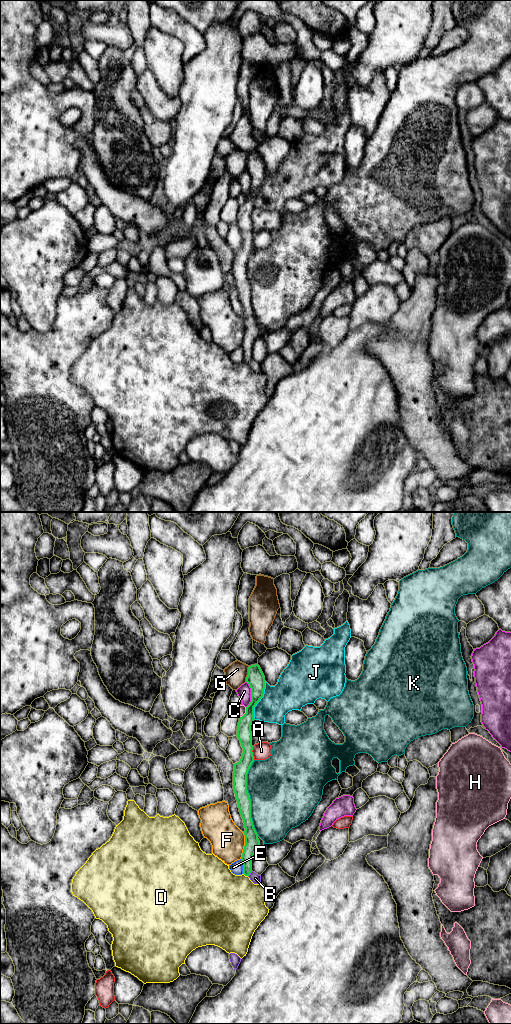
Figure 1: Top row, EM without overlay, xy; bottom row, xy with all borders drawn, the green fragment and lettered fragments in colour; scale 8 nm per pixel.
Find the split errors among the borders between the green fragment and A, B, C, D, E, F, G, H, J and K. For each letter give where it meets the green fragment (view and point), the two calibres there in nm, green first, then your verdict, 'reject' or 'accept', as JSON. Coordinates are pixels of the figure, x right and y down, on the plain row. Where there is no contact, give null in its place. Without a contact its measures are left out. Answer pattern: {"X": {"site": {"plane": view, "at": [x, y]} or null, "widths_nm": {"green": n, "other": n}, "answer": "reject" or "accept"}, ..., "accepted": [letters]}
{"A": {"site": {"plane": "xy", "at": [252, 241]}, "widths_nm": {"green": 120, "other": 140}, "answer": "reject"}, "B": {"site": {"plane": "xy", "at": [249, 362]}, "widths_nm": {"green": 120, "other": 80}, "answer": "reject"}, "C": {"site": {"plane": "xy", "at": [251, 182]}, "widths_nm": {"green": 140, "other": 110}, "answer": "reject"}, "D": {"site": {"plane": "xy", "at": [245, 363]}, "widths_nm": {"green": 110, "other": 460}, "answer": "reject"}, "E": {"site": {"plane": "xy", "at": [243, 354]}, "widths_nm": {"green": 120, "other": 100}, "answer": "reject"}, "F": {"site": {"plane": "xy", "at": [244, 334]}, "widths_nm": {"green": 120, "other": 260}, "answer": "reject"}, "G": {"site": {"plane": "xy", "at": [248, 162]}, "widths_nm": {"green": 140, "other": 170}, "answer": "reject"}, "H": {"site": {"plane": "xy", "at": [245, 201]}, "widths_nm": {"green": 120, "other": 70}, "answer": "reject"}, "J": {"site": {"plane": "xy", "at": [259, 188]}, "widths_nm": {"green": 140, "other": 260}, "answer": "reject"}, "K": {"site": {"plane": "xy", "at": [249, 286]}, "widths_nm": {"green": 120, "other": 480}, "answer": "reject"}, "accepted": []}

